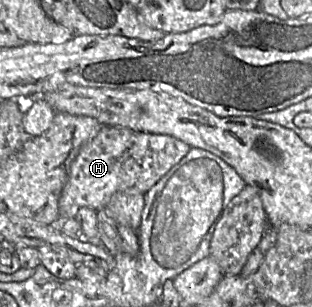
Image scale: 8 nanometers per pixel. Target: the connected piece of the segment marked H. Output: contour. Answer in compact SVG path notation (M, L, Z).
M104 126L79 151L70 167L66 185L59 200L61 220L74 219L77 211L88 207L104 210L118 192L149 191L189 152L190 146L169 135Z

